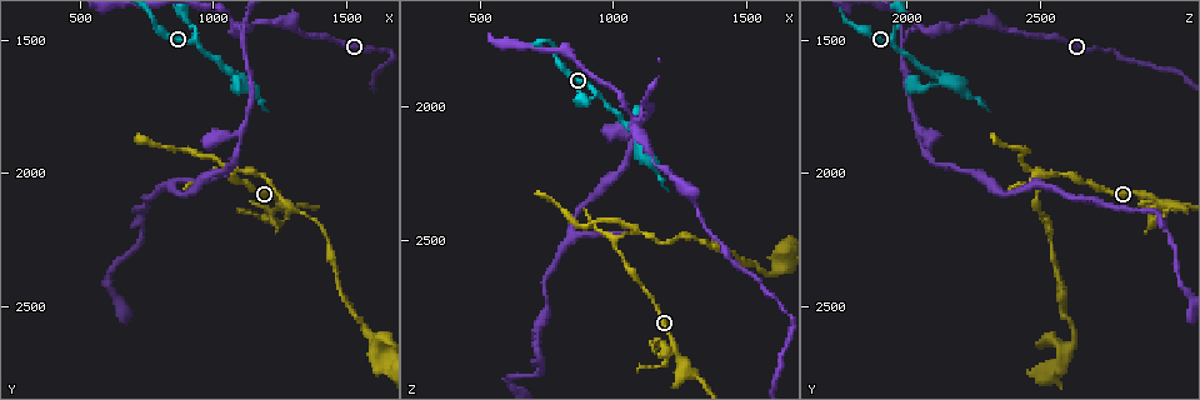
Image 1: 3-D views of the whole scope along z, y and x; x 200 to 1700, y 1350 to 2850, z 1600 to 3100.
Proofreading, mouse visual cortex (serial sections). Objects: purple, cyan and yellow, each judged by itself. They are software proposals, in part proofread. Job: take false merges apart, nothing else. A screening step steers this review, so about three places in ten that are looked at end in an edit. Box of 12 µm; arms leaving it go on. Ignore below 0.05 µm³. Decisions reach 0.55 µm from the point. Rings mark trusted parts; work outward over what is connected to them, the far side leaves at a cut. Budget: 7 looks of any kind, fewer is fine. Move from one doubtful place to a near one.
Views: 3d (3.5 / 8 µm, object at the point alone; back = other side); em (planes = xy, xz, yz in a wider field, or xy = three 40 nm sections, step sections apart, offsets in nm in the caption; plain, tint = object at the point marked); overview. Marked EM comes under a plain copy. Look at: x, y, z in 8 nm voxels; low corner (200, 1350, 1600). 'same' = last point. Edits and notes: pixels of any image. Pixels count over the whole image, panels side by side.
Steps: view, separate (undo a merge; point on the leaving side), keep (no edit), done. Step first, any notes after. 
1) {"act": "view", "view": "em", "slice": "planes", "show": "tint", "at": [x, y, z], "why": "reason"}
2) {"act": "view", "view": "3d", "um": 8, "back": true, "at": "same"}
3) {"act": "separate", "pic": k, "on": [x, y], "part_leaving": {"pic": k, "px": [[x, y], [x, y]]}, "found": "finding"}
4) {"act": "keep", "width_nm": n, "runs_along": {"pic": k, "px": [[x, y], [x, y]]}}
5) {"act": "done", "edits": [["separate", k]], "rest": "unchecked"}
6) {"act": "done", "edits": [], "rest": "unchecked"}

{"act": "view", "view": "3d", "um": 3.5, "at": [1270, 2130, 2960], "why": "sharp bend"}

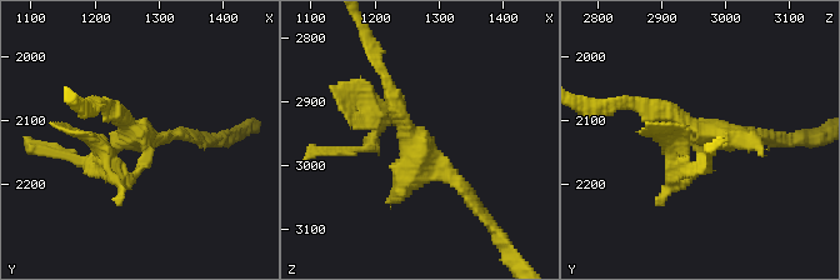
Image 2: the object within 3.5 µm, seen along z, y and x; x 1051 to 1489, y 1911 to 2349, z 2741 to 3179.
{"act": "view", "view": "em", "slice": "xy", "step": 1, "show": "tint", "at": [1270, 2125, 2965]}

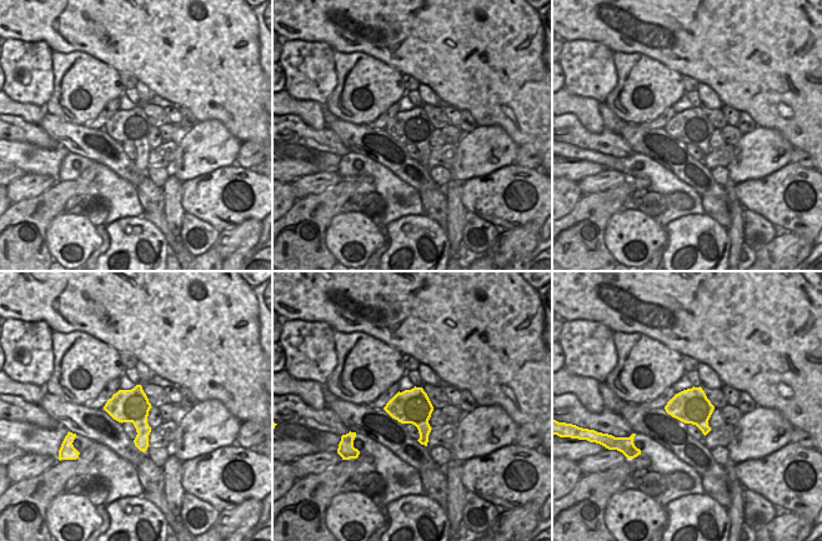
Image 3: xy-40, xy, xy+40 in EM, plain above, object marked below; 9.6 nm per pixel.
{"act": "separate", "pic": 2, "on": [365, 94], "width_nm": 340, "part_leaving": {"pic": 2, "px": [[385, 113], [359, 86], [331, 86]]}, "found": "a second cell is stuck on"}

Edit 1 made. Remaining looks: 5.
{"act": "view", "view": "overview", "why": "redraw"}

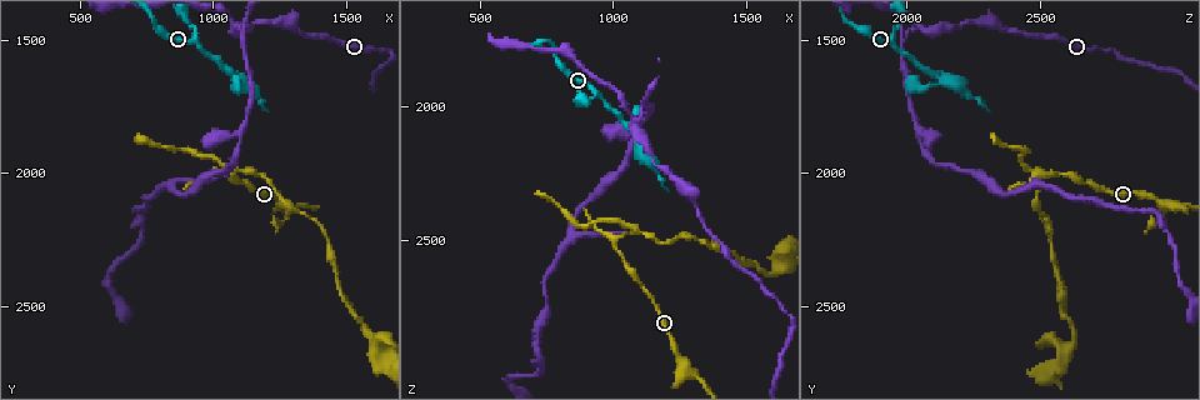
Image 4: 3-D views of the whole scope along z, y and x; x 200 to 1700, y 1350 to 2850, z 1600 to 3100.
{"act": "view", "view": "3d", "um": 3.5, "at": [1070, 2000, 2460], "why": "three arms meet"}

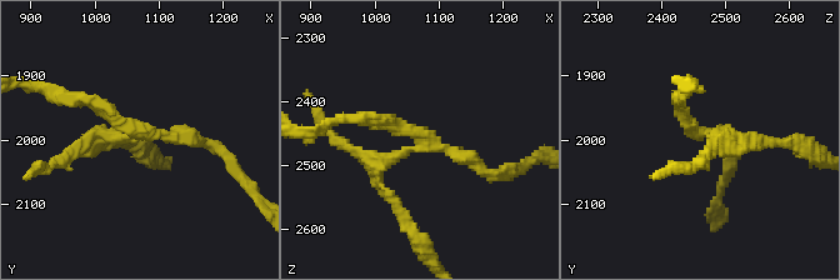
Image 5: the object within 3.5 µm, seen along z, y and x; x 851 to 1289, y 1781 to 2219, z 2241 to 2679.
{"act": "view", "view": "em", "slice": "xy", "step": 2, "show": "tint", "at": [1075, 1985, 2470], "arms": 3, "arm_widths_nm": [150, 150, 200], "why": "now the EM"}

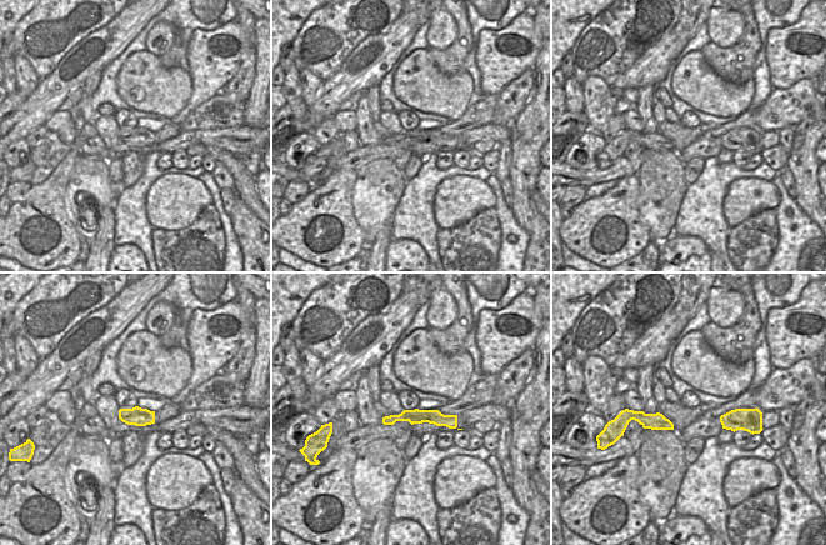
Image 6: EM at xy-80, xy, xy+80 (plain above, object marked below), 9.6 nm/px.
{"act": "separate", "pic": 5, "on": [679, 111], "part_leaving": {"pic": 5, "px": [[421, 144], [486, 173], [521, 166]]}, "found": "a second cell is stuck on"}

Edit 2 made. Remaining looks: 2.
{"act": "done", "edits": [["separate", 2], ["separate", 5]], "rest": "unchecked"}

